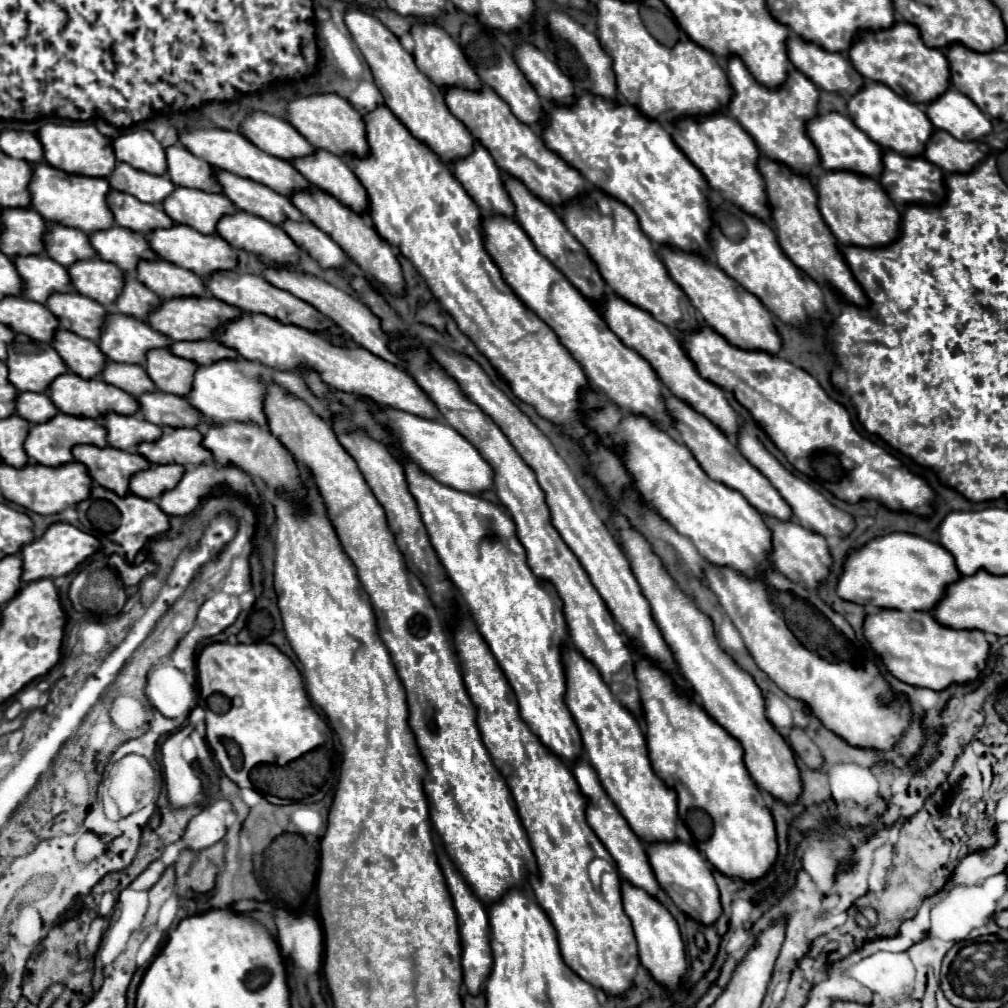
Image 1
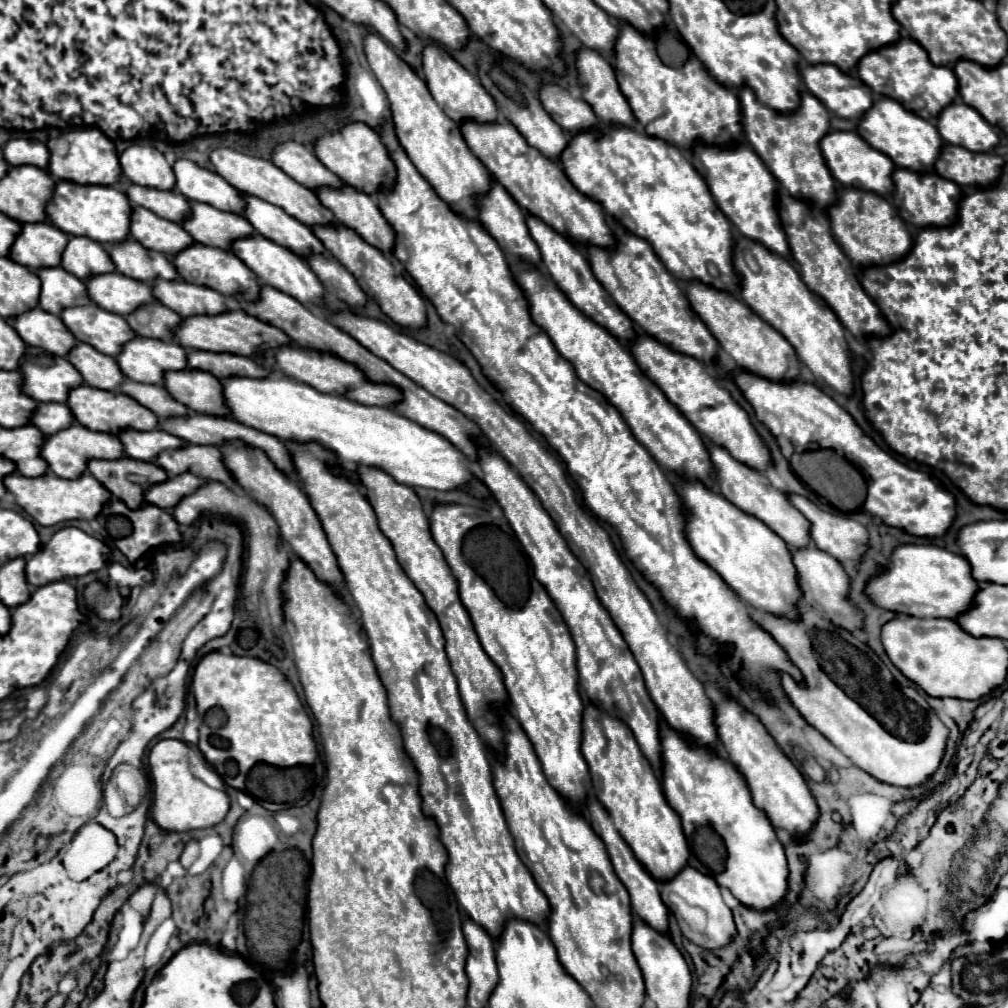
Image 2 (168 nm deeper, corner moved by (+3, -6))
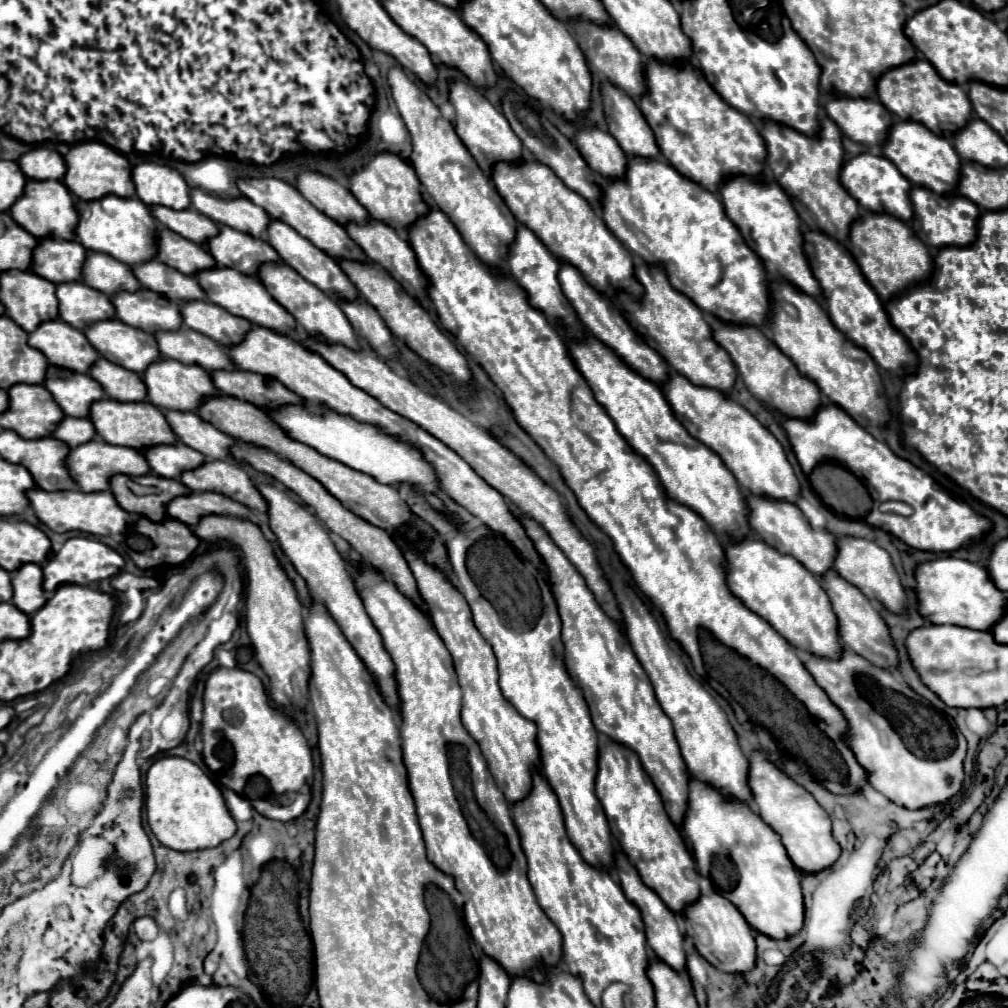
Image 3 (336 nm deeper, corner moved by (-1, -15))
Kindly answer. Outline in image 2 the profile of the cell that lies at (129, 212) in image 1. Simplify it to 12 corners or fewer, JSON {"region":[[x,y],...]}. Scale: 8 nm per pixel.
{"region":[[135,205],[131,237],[175,255],[193,237],[169,219]]}

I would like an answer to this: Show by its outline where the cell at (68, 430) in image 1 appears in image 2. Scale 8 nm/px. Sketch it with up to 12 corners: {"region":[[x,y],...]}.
{"region":[[73,423],[43,441],[57,477],[77,479],[89,459],[123,457],[113,433]]}

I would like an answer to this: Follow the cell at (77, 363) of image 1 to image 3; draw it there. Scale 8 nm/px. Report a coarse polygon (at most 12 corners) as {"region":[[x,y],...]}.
{"region":[[99,358],[89,376],[109,398],[143,402],[141,374]]}

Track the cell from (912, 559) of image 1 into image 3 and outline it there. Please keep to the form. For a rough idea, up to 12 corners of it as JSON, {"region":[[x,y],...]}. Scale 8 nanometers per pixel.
{"region":[[939,558],[915,570],[933,624],[989,630],[1005,592],[985,566]]}

